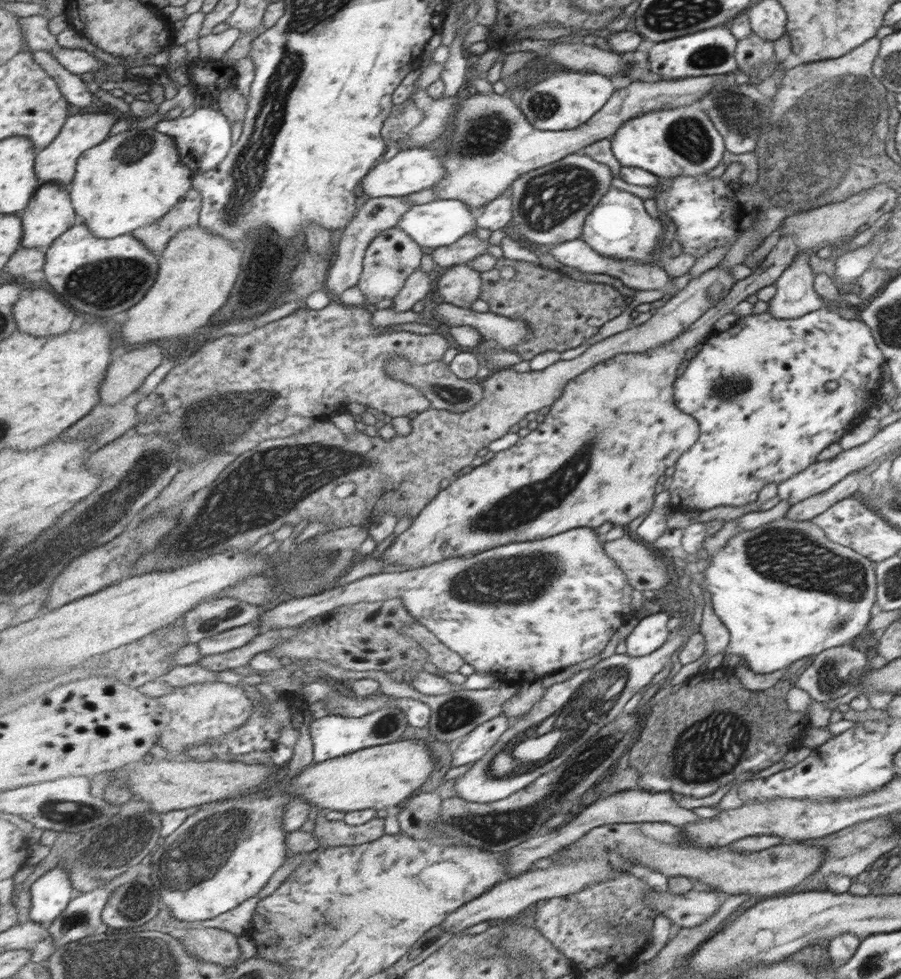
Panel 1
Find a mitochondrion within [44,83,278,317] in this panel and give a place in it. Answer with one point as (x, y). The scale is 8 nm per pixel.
(109, 284)

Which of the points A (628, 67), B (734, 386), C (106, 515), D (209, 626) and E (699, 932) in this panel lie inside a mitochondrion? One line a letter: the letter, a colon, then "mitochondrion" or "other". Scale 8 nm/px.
A: other
B: mitochondrion
C: mitochondrion
D: other
E: other

